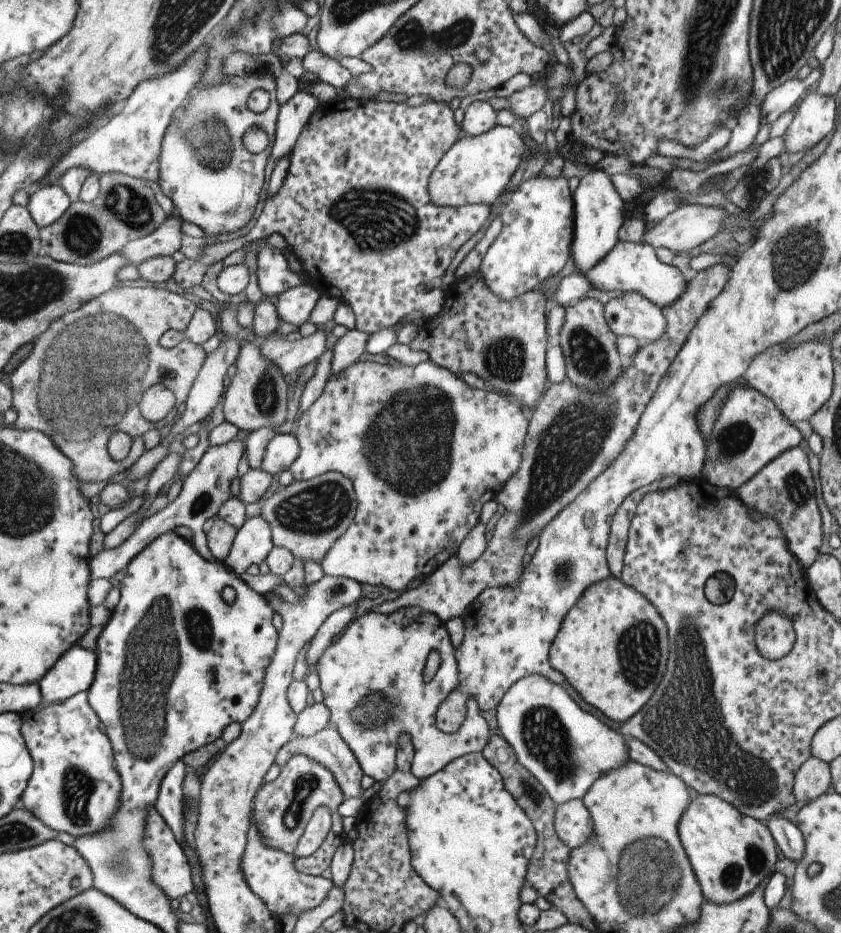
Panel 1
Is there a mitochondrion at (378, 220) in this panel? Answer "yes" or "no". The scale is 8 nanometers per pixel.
yes

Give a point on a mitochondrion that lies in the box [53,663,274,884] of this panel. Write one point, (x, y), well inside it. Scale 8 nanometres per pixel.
(77, 787)

